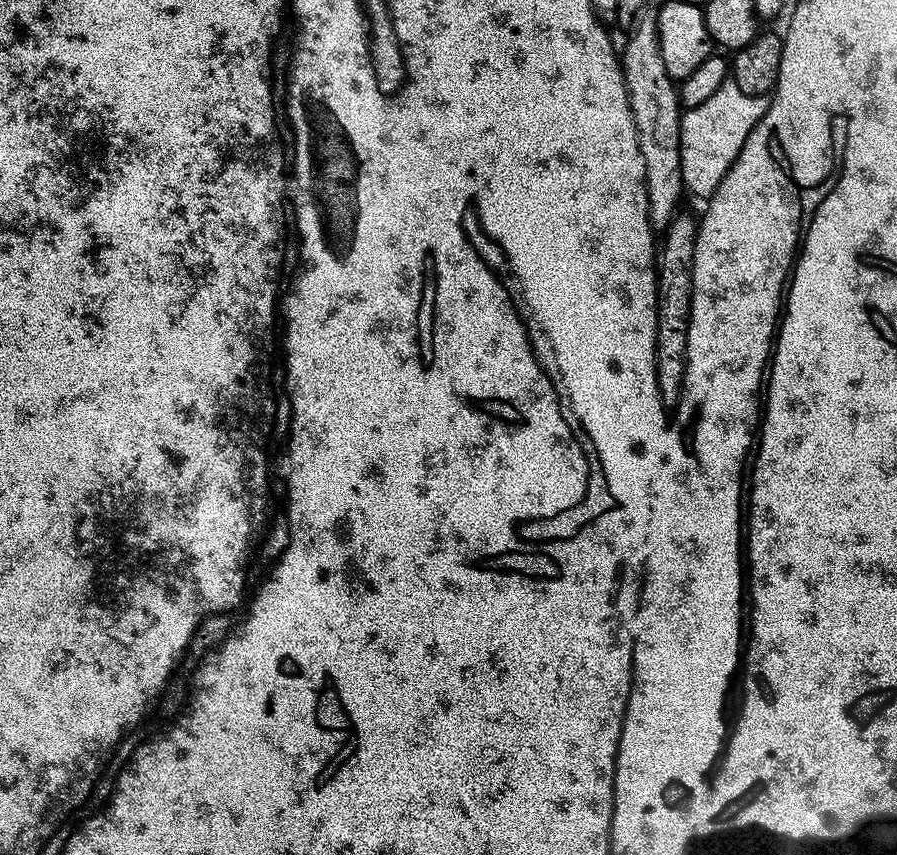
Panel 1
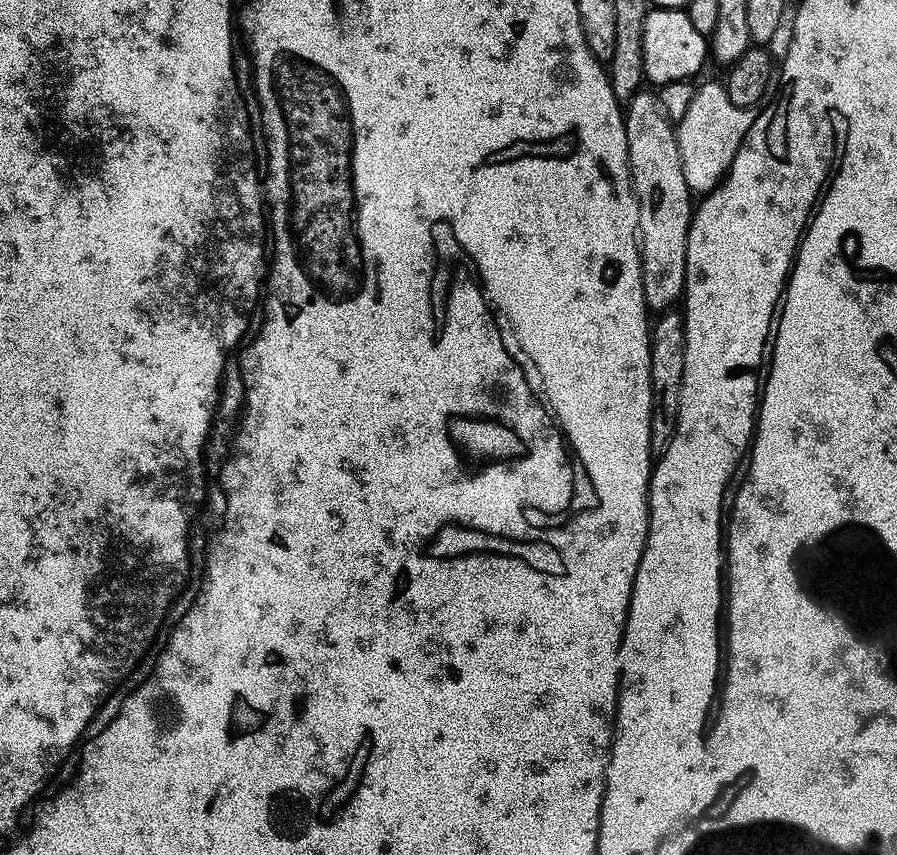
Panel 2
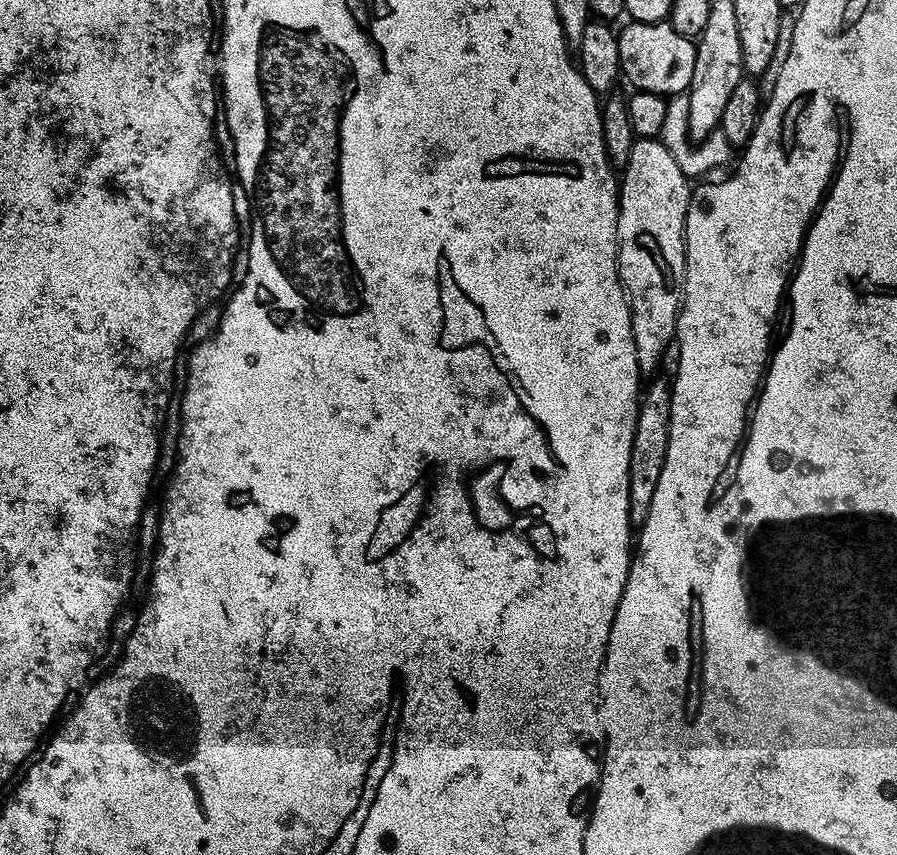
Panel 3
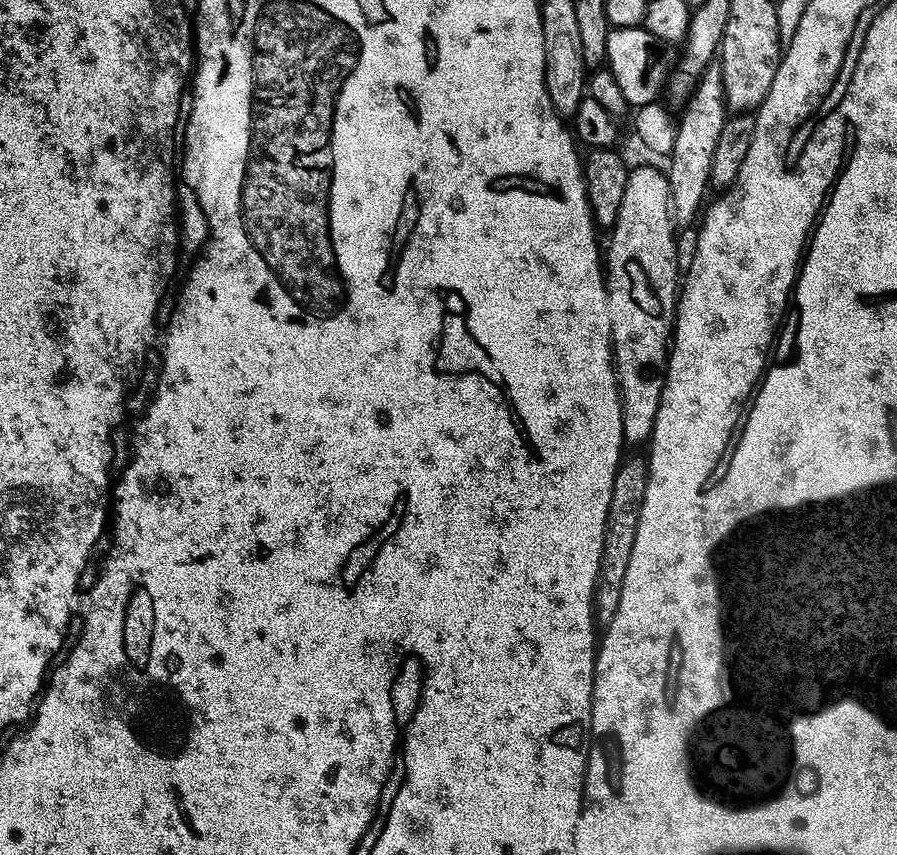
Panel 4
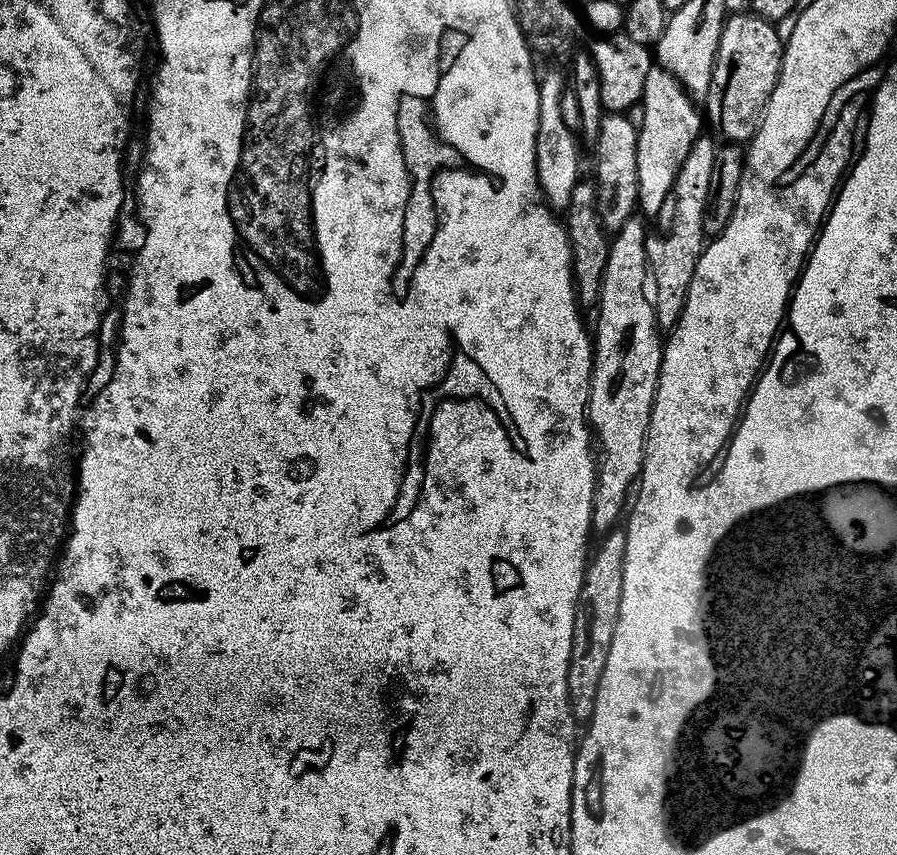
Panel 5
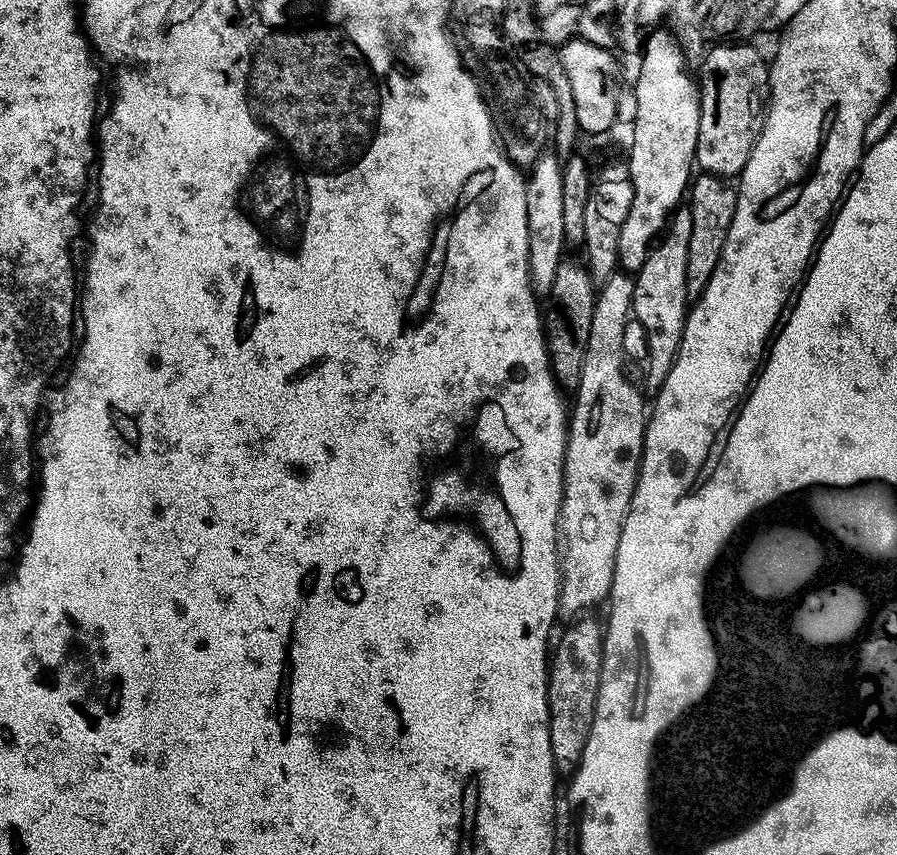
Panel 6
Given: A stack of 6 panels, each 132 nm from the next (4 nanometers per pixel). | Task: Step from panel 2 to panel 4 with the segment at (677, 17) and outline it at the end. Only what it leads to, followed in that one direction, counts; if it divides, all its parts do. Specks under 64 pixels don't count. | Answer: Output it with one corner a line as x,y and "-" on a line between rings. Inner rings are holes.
643,26
638,28
613,28
606,42
608,58
606,68
612,72
618,87
625,95
630,106
654,104
661,99
670,73
674,68
673,49
664,44
654,34
650,34

